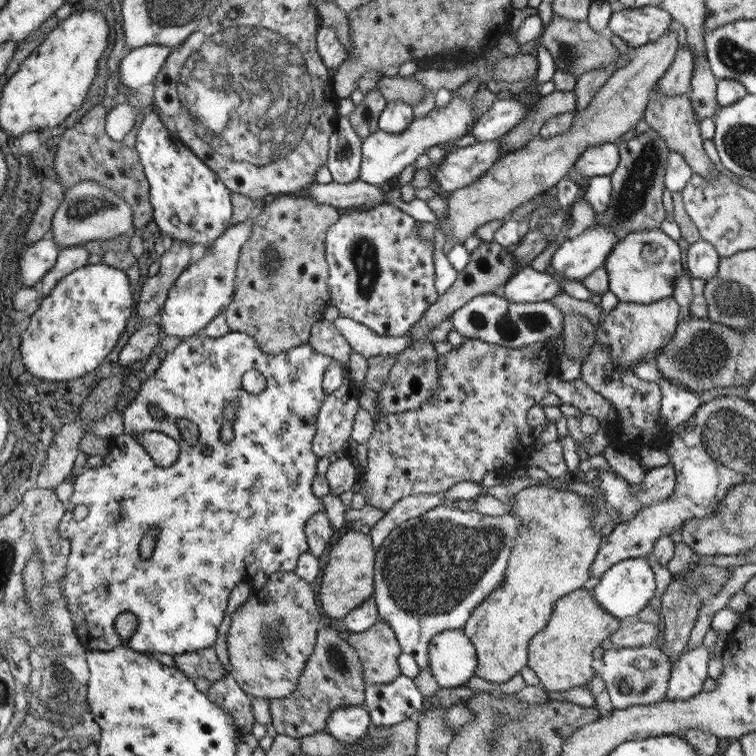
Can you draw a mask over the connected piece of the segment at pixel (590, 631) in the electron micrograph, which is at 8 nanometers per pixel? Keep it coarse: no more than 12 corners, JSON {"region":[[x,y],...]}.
{"region":[[593,592],[559,598],[529,644],[547,692],[579,692],[625,622]]}

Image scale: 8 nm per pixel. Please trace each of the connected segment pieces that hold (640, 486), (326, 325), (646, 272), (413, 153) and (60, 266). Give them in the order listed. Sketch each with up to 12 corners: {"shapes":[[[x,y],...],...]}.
{"shapes":[[[671,466],[645,470],[641,482],[627,484],[641,508],[671,496]],[[329,320],[313,324],[309,344],[345,368],[351,344]],[[661,228],[627,234],[605,262],[609,292],[661,302],[683,278]],[[451,98],[403,134],[361,144],[357,180],[387,188],[423,150],[467,134],[475,100]],[[83,246],[61,248],[53,270],[41,278],[45,298],[63,276],[85,266]]]}

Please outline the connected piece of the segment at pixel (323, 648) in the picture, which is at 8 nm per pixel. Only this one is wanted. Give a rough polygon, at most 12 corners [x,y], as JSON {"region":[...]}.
{"region":[[321,626],[299,686],[271,700],[277,736],[327,732],[365,708],[365,666],[343,632]]}

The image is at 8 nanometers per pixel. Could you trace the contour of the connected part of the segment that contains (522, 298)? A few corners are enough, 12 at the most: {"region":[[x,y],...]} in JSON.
{"region":[[521,268],[501,292],[511,302],[551,302],[565,294],[547,272]]}

